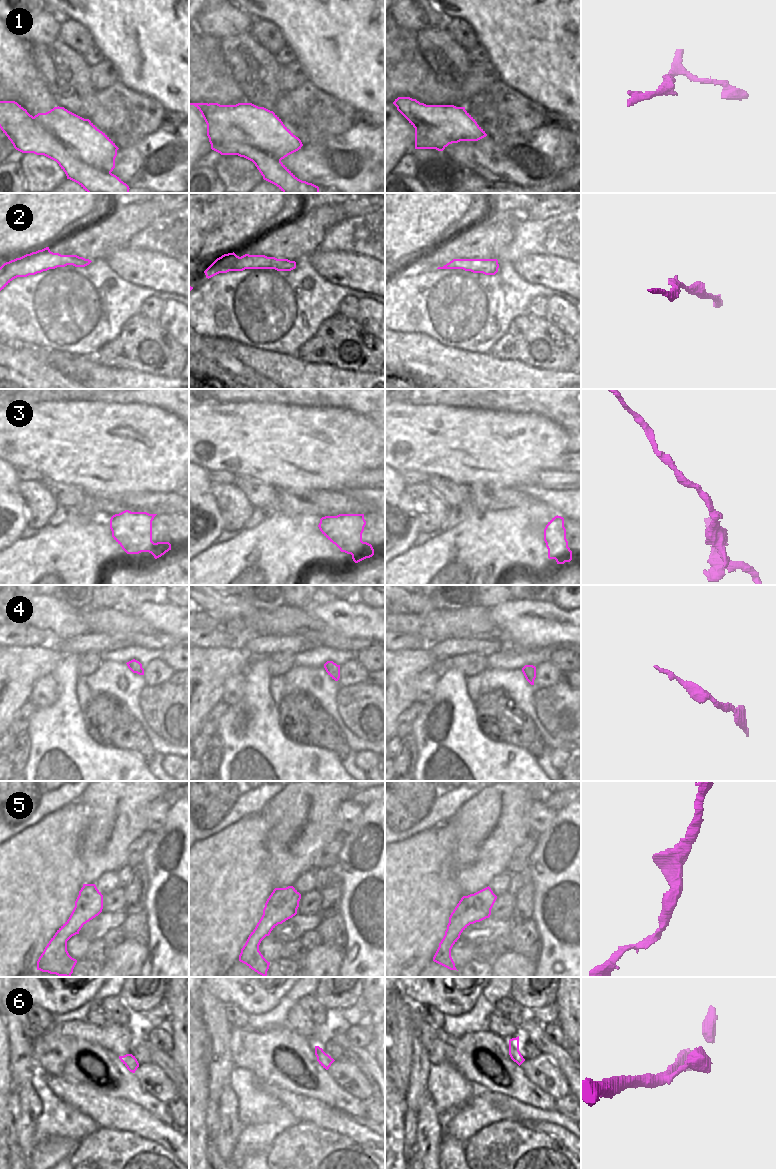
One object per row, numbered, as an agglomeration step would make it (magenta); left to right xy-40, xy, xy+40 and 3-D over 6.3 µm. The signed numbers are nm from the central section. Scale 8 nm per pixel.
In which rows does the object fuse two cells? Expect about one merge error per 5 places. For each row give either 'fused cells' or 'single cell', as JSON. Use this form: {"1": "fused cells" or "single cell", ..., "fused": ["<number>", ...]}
{"1": "fused cells", "2": "single cell", "3": "single cell", "4": "single cell", "5": "single cell", "6": "single cell", "fused": ["1"]}

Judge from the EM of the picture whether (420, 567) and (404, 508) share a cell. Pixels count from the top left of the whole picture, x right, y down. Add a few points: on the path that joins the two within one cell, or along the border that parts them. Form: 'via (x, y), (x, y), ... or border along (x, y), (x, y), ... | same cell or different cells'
border along (412, 545), (395, 557) | different cells

